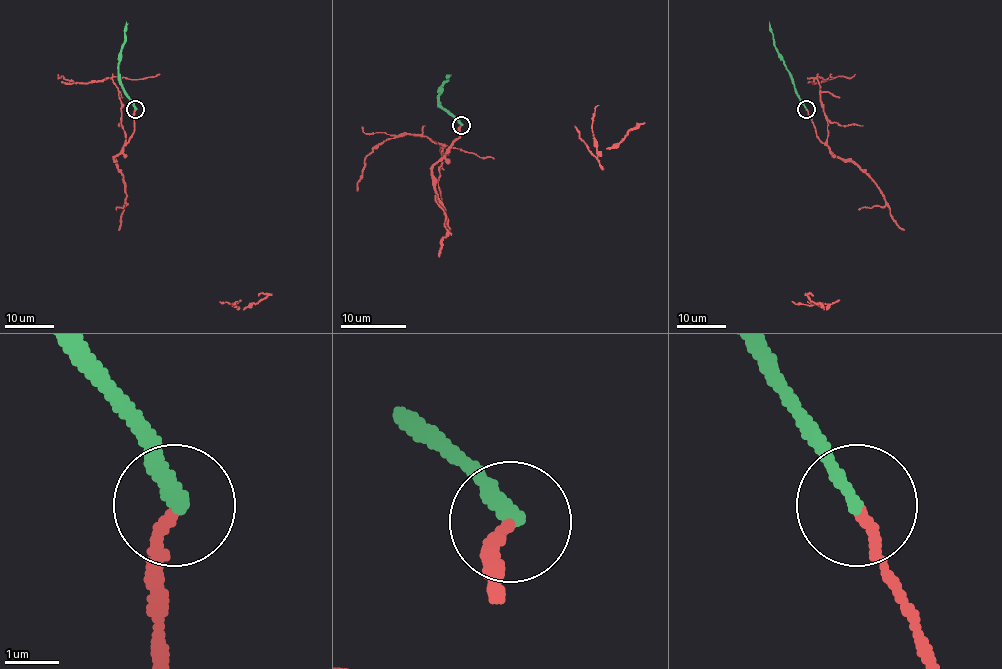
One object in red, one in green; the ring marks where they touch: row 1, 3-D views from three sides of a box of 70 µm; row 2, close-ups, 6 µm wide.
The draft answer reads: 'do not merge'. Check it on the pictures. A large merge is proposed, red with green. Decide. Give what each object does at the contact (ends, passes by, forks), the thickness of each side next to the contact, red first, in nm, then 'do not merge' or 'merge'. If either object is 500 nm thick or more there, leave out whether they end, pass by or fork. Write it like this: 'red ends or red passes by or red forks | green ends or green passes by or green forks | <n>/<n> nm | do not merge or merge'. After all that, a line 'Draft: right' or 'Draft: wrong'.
red ends | green ends | 190/280 nm | do not merge
Draft: right

